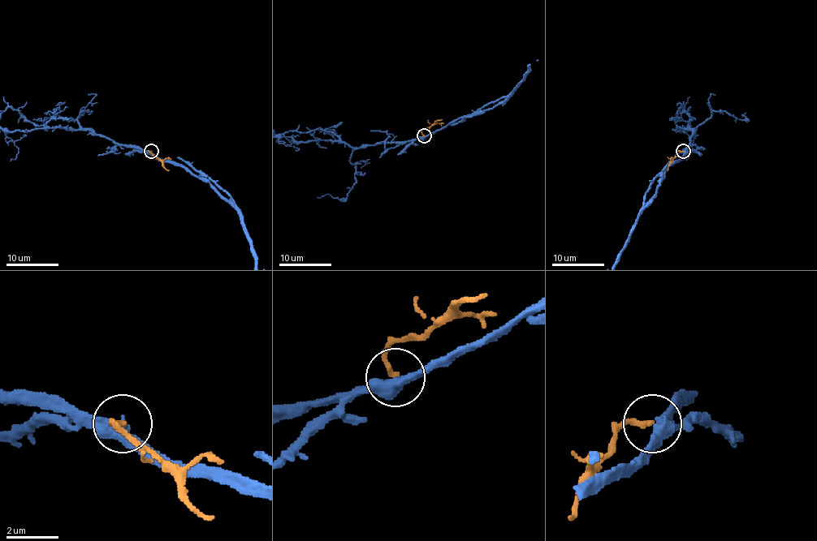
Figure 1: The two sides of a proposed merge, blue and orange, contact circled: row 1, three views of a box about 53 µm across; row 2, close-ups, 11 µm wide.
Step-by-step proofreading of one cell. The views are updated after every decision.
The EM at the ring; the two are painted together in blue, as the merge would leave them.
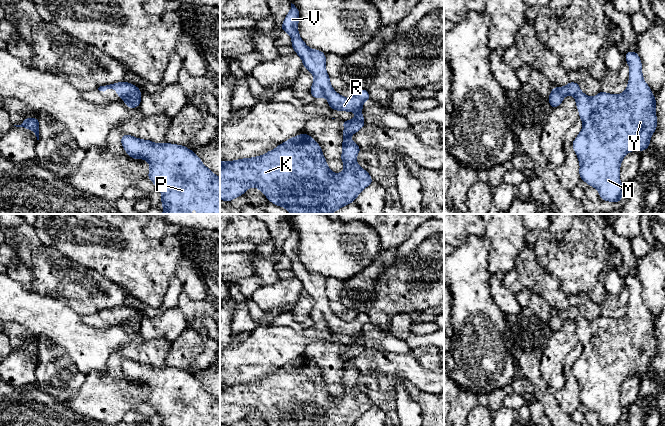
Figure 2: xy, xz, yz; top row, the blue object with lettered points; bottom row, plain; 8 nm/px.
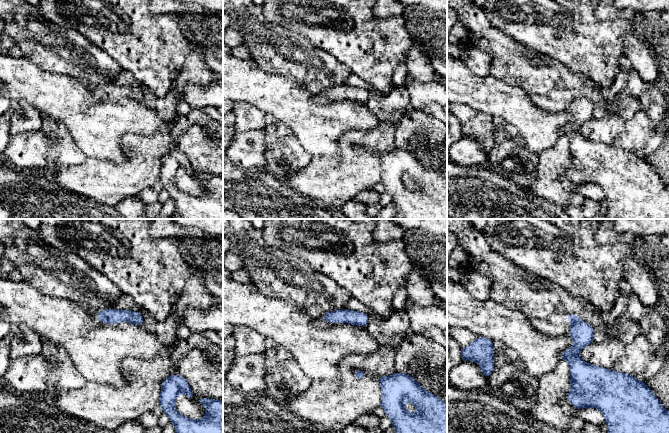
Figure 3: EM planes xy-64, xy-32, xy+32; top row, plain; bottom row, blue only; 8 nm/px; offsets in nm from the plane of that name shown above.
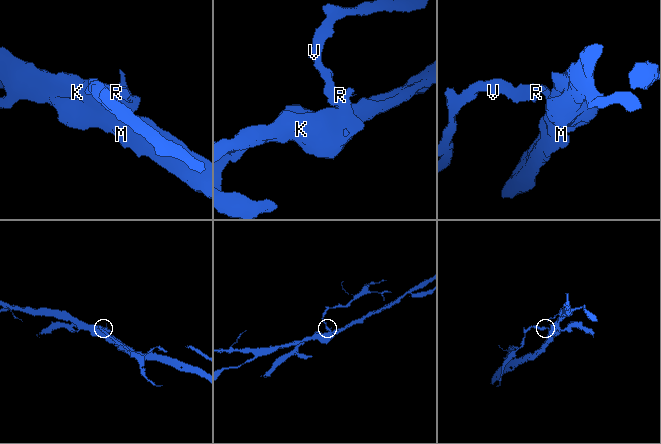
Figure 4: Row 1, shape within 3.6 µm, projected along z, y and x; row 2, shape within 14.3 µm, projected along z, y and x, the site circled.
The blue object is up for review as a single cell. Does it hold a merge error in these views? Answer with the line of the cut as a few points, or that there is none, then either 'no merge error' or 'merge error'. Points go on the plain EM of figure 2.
xy (140, 318), (126, 318), (122, 322) | merge error

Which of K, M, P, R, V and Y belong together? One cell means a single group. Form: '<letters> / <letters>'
K M P Y / R V

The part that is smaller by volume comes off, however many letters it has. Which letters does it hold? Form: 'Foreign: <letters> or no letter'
Foreign: R, V

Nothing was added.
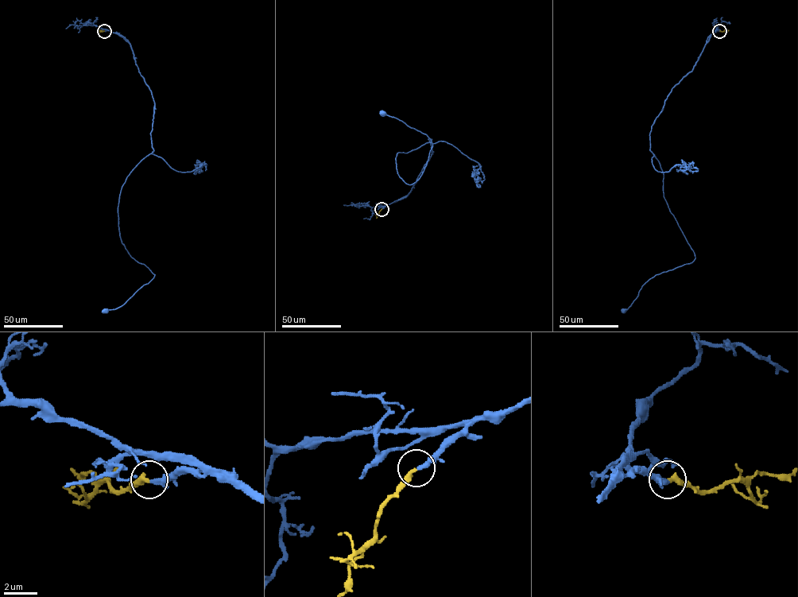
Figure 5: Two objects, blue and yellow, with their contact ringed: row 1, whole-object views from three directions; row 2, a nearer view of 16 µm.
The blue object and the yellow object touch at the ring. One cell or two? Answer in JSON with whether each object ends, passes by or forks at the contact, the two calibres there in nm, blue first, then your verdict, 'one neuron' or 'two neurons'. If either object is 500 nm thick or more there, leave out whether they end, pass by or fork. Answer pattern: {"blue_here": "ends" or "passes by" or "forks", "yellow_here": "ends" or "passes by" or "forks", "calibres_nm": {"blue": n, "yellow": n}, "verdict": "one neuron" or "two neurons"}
{"blue_here": "passes by", "yellow_here": "ends", "calibres_nm": {"blue": 200, "yellow": 320}, "verdict": "one neuron"}

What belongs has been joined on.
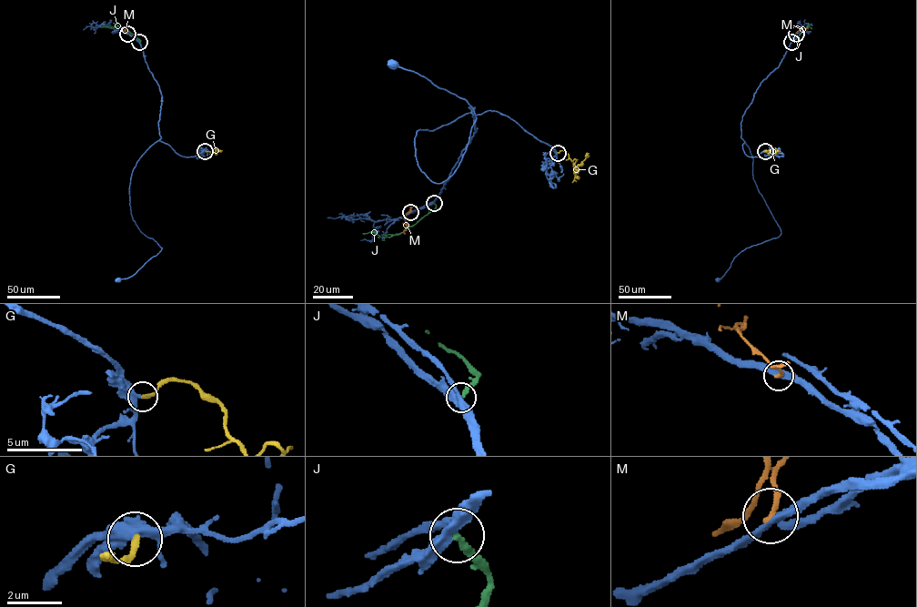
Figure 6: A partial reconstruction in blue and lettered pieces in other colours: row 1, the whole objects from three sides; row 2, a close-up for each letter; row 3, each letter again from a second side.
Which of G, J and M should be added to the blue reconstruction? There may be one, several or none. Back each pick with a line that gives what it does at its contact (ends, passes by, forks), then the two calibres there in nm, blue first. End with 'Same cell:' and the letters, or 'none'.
G: it ends; calibres 400 and 240 nm
Same cell: G

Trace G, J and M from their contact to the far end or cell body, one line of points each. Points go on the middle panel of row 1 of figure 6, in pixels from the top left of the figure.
G: (558, 153), (564, 150), (571, 160), (576, 160), (576, 166), (585, 158), (587, 153)
J: (434, 203), (436, 207), (433, 210), (402, 232), (389, 237), (381, 237), (375, 231), (363, 234)
M: (410, 212), (410, 209), (406, 214), (407, 229), (401, 232)

